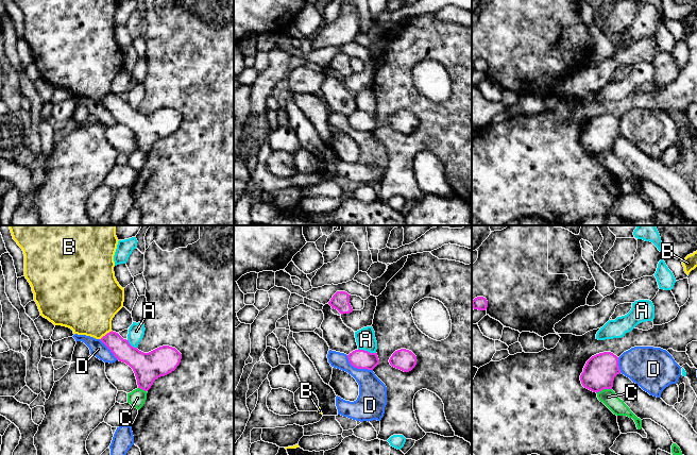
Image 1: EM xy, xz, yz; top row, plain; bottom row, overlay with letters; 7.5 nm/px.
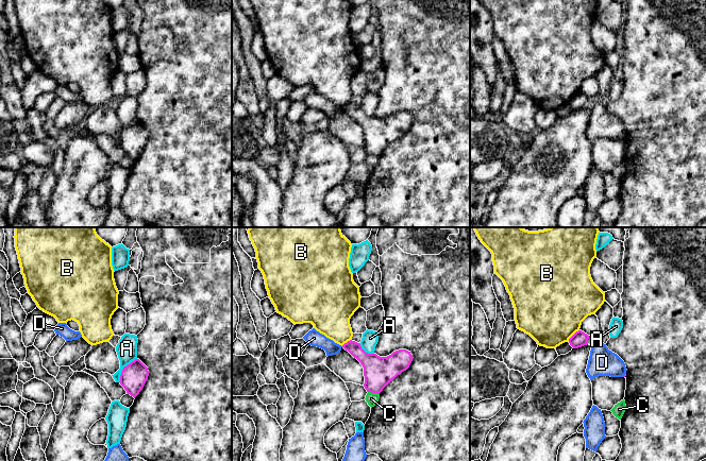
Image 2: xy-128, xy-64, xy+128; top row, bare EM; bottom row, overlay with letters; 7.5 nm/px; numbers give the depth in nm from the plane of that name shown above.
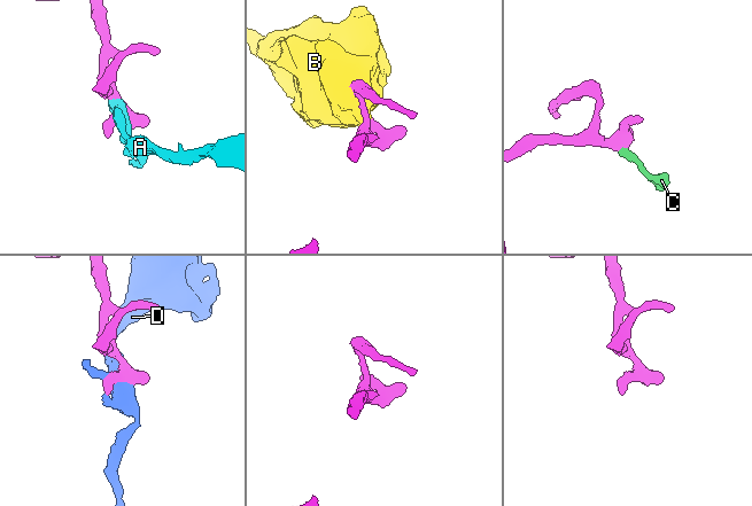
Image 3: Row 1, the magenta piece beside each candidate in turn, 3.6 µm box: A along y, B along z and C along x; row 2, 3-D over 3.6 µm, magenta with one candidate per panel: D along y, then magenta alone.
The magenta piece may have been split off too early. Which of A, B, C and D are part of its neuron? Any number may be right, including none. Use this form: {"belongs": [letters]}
{"belongs": []}

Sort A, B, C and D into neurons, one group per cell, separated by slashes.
A / B / C / D

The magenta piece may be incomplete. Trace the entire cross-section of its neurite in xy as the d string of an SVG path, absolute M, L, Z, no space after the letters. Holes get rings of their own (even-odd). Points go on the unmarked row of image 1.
M113 92L100 102L119 123L125 124L133 131L138 150L144 153L151 150L155 141L174 133L182 121L182 116L169 107L143 115Z

